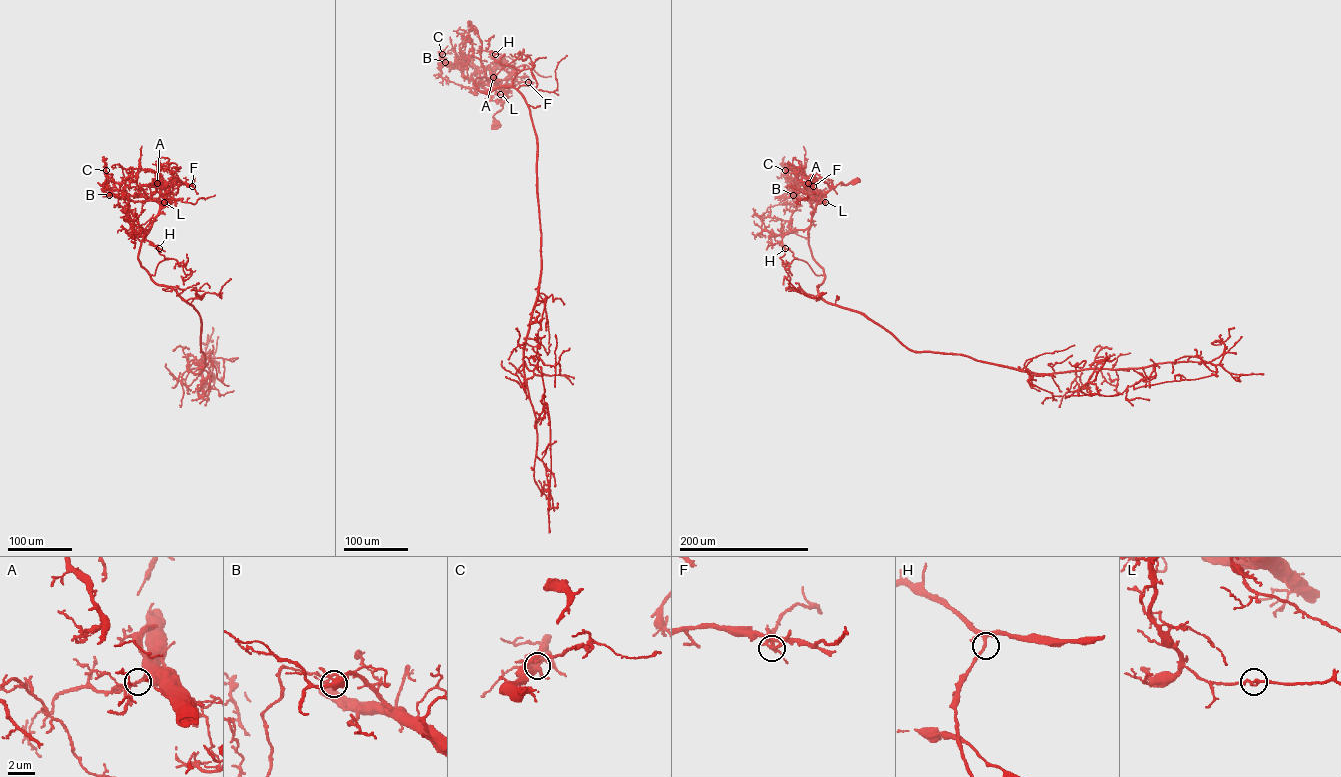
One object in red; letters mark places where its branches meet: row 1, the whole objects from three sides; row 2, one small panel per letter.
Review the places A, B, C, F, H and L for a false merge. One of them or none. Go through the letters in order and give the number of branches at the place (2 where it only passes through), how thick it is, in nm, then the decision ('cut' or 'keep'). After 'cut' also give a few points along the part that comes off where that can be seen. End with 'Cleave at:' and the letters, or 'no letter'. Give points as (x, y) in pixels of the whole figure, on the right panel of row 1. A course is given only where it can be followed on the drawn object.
A: 4 branches meet; 320 nm thick; keep
B: 5 branches meet; 400 nm thick; keep
C: 2 branches meet; 180 nm thick; keep
F: 4 branches meet; 200 nm thick; cut
H: 3 branches meet; 240 nm thick; keep
L: 2 branches meet; 220 nm thick; keep
Cleave at: F

